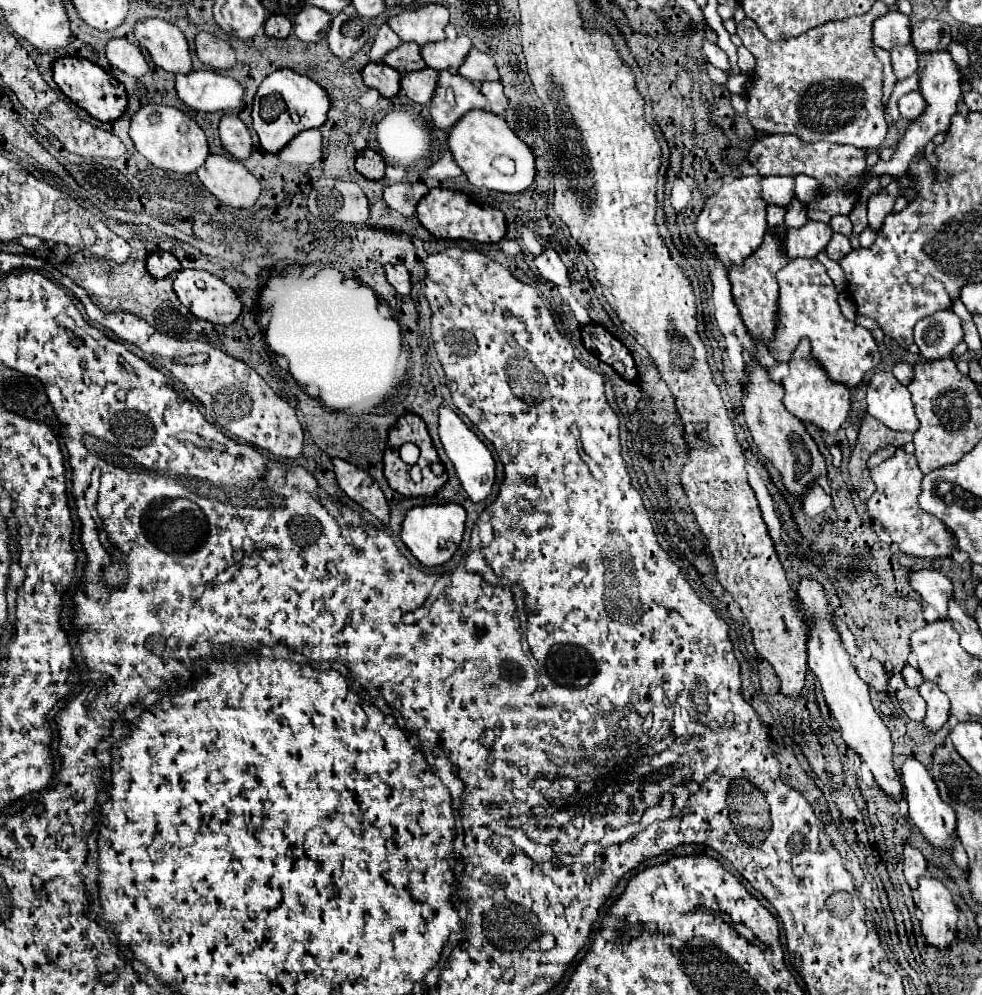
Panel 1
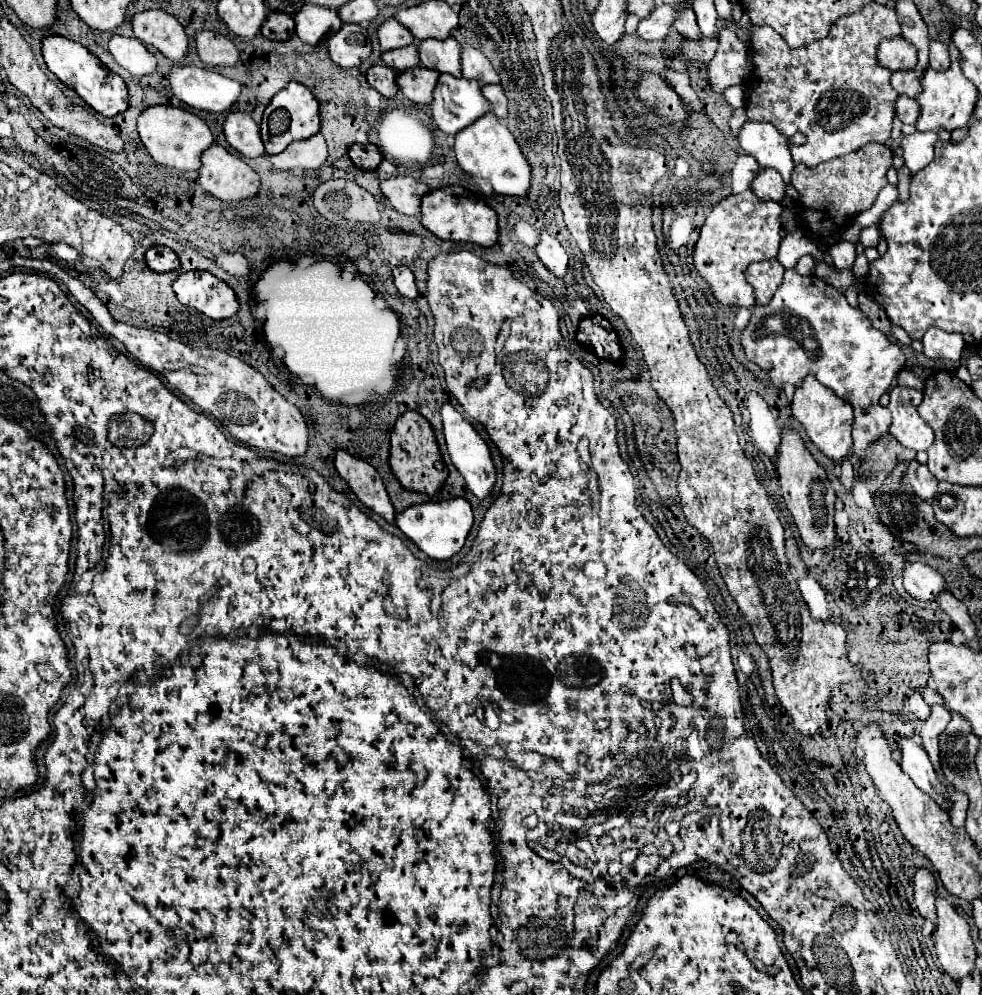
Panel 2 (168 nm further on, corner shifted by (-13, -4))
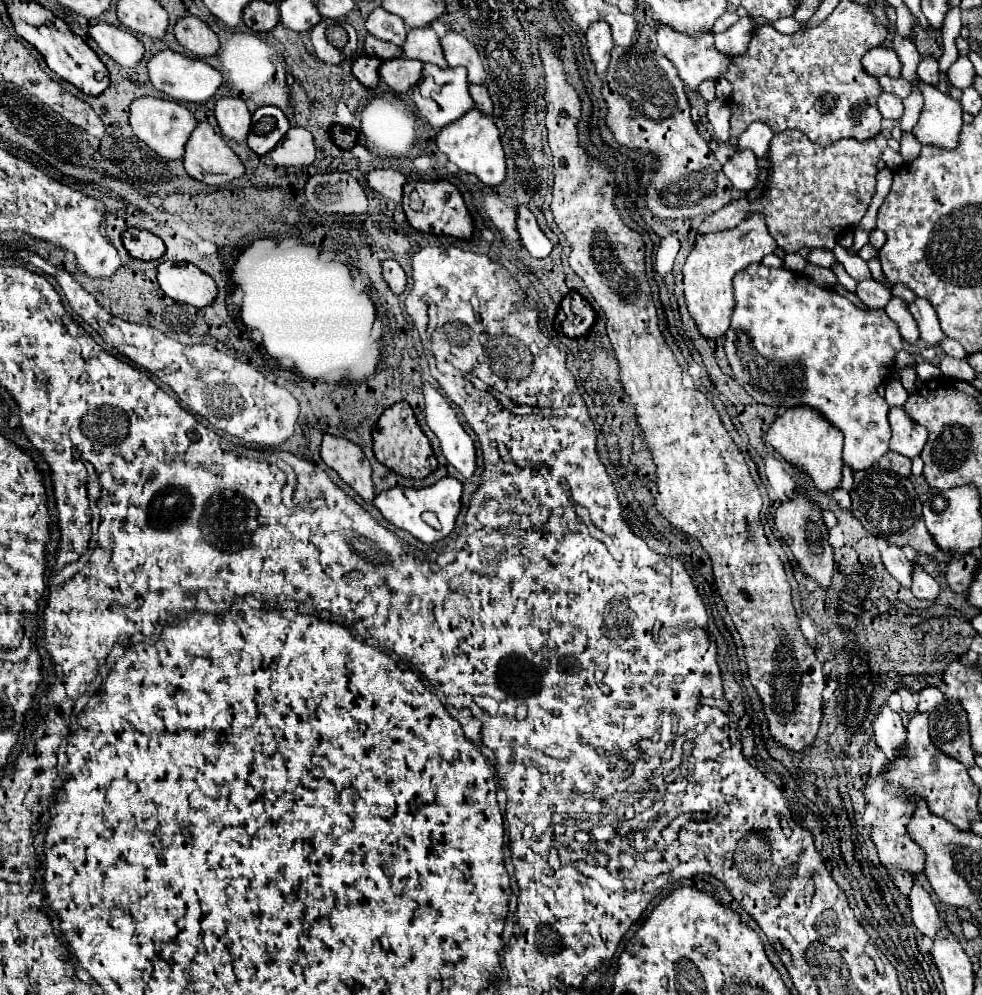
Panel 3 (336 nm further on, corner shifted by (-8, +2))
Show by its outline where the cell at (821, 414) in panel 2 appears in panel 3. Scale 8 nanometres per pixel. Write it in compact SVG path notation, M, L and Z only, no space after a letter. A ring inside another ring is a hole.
M811 408L787 410L765 432L763 442L765 442L765 446L779 452L793 468L805 472L813 480L813 486L819 492L827 494L841 486L843 434L837 428L831 428L831 424L827 424L827 420L823 420L823 416L819 416L819 412L815 412Z

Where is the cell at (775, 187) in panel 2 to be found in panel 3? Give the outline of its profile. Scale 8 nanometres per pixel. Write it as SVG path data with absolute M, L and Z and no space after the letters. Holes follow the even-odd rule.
M737 148L737 152L723 164L721 170L731 180L731 184L743 192L747 192L755 186L757 174L759 174L757 158L747 148Z

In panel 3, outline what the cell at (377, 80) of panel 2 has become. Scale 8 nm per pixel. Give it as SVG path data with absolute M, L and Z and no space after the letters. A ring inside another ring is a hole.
M359 56L353 62L351 72L363 86L375 88L379 82L379 66L381 66L381 60L377 60L375 56Z

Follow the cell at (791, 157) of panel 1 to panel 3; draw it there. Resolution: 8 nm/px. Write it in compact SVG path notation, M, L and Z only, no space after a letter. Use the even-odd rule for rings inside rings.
M787 130L787 132L775 134L773 144L769 146L769 154L767 154L767 160L771 162L771 176L769 176L769 184L763 196L757 200L747 200L747 198L733 200L723 210L715 212L715 216L705 218L699 226L699 234L731 230L745 220L747 212L751 214L759 212L765 216L771 236L775 238L777 246L785 250L785 254L795 254L805 246L807 248L823 246L827 250L833 250L837 244L837 234L845 228L855 226L867 212L869 202L875 194L875 174L877 174L879 158L881 158L881 148L875 144L875 140L857 142L849 138L849 140L837 140L835 144L829 144L829 146L817 146L799 130Z

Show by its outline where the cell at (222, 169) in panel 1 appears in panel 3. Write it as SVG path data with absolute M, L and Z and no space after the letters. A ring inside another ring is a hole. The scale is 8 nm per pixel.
M197 122L191 132L185 144L183 166L191 178L209 186L223 186L245 172L239 156L207 122Z

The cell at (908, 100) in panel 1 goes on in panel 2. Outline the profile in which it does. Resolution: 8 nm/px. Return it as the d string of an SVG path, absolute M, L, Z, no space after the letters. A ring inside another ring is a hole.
M900 96L896 100L896 114L904 124L914 124L920 116L920 104L914 98L904 98Z

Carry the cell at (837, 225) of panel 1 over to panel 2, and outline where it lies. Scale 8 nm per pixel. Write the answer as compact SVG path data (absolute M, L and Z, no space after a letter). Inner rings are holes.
M866 226L866 228L860 230L860 244L862 246L866 246L866 248L876 246L878 240L880 240L880 232L878 232L876 226Z

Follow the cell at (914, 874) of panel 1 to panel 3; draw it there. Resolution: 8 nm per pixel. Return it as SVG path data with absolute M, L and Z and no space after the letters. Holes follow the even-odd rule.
M917 882L913 886L913 892L909 896L911 902L911 916L913 916L913 924L919 928L919 932L931 940L937 938L937 932L941 928L947 928L947 922L943 922L943 918L937 914L927 890Z

